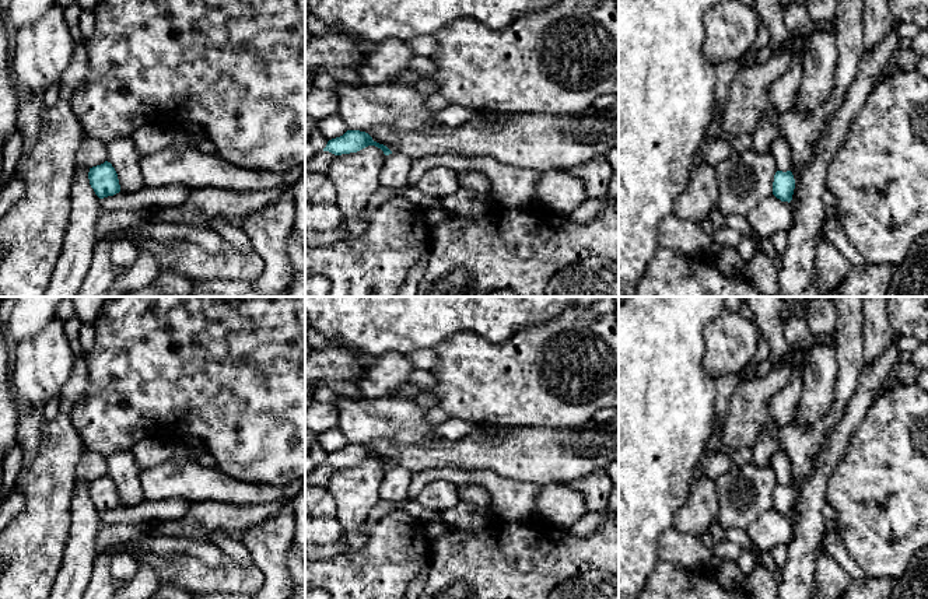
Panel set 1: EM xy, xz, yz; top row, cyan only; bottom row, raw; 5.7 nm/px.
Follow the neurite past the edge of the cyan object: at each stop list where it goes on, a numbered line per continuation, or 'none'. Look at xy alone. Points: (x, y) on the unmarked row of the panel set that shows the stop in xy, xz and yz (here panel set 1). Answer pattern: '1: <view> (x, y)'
none

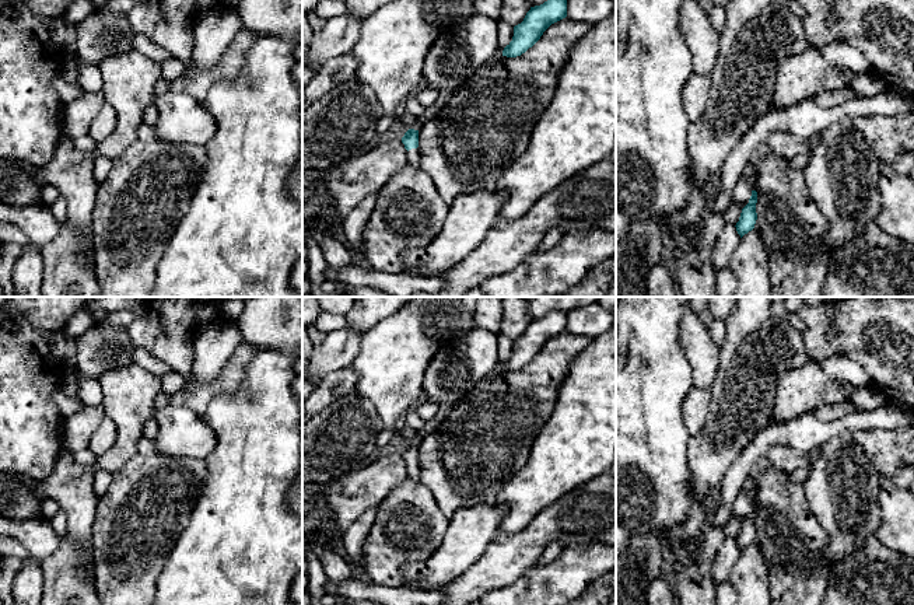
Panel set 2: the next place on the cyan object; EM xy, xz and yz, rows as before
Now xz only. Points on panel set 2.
1: xz (413, 469)

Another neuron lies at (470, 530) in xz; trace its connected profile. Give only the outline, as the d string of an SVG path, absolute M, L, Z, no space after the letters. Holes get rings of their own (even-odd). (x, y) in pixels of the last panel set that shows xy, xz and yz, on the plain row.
M500 504L459 508L438 549L420 563L402 567L403 584L419 581L424 591L438 591L460 577L493 542L504 517Z

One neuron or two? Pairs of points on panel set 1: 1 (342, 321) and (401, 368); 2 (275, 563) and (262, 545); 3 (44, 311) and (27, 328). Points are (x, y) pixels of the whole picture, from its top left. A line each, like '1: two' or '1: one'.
1: two
2: one
3: one

